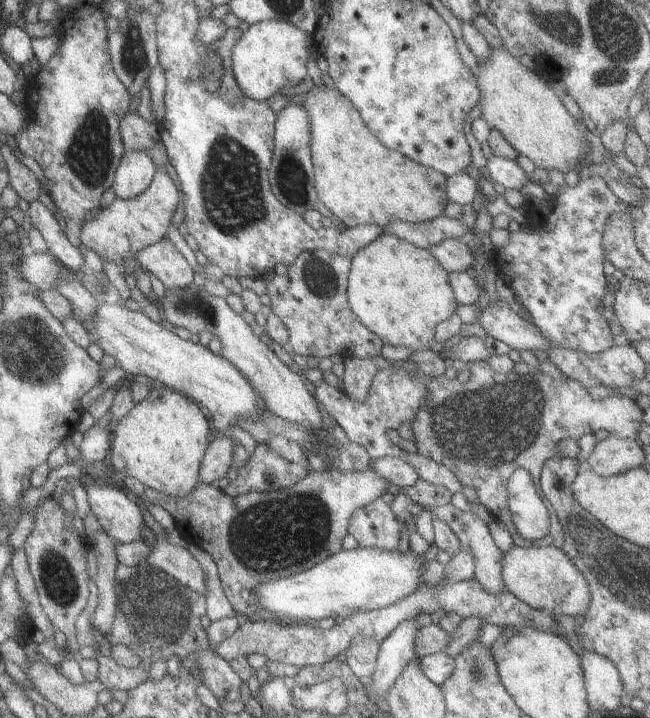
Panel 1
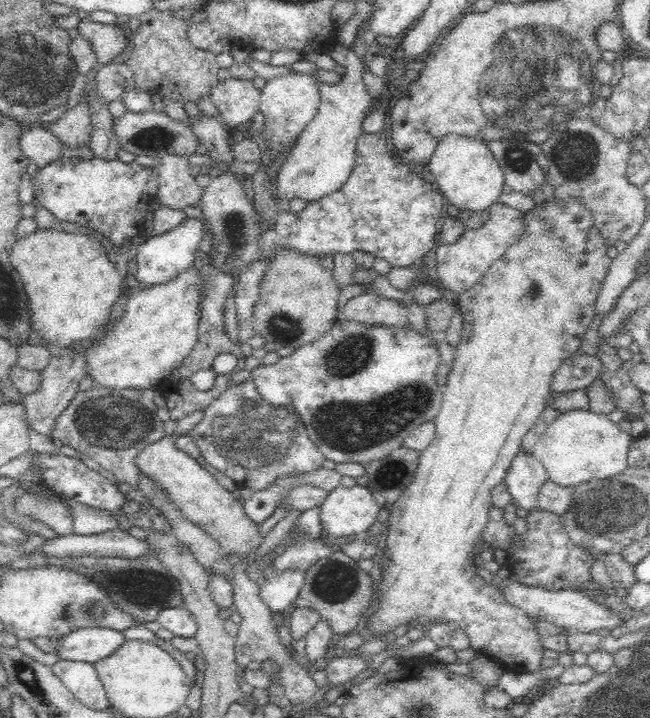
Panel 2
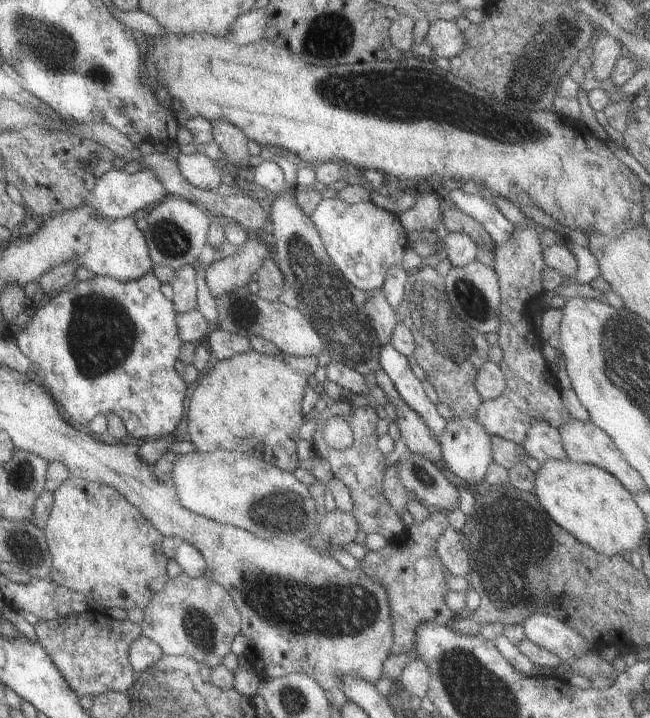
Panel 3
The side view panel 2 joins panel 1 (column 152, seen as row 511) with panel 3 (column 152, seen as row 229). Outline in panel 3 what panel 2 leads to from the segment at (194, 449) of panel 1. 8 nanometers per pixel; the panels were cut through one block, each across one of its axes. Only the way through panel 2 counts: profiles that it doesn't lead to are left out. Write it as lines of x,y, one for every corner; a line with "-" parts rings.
74,476
64,480
53,491
53,506
40,528
51,558
49,578
57,584
83,594
96,602
100,610
107,608
145,608
151,596
169,580
165,566
167,557
161,552
162,535
143,515
113,488
99,482

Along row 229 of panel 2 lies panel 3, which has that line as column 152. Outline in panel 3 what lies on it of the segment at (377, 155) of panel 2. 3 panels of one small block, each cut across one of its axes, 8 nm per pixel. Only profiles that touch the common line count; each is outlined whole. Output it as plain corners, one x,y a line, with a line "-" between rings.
153,265
143,276
139,276
137,280
127,280
127,282
119,282
113,280
109,276
93,275
91,278
83,281
72,281
68,287
63,288
56,294
52,294
48,302
45,302
36,312
29,311
22,319
18,328
15,329
15,340
17,348
21,354
33,364
33,374
30,375
35,382
39,382
40,386
45,388
45,392
49,392
49,396
53,396
53,402
59,406
61,416
65,416
67,420
71,420
73,424
86,425
97,414
115,414
121,418
126,434
131,438
161,438
171,437
179,420
184,418
183,400
185,400
186,384
181,380
180,368
177,362
179,348
181,348
181,340
177,336
175,330
175,309
173,303
163,297
159,287
161,283
155,278

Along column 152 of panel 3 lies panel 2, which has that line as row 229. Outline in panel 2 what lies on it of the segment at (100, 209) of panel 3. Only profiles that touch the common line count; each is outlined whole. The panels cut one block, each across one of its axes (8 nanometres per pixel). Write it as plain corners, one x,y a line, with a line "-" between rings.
200,218
186,219
172,230
161,235
146,238
136,245
136,274
133,276
137,281
136,287
150,288
156,285
168,284
176,280
186,269
193,266
194,254
205,235
205,226

